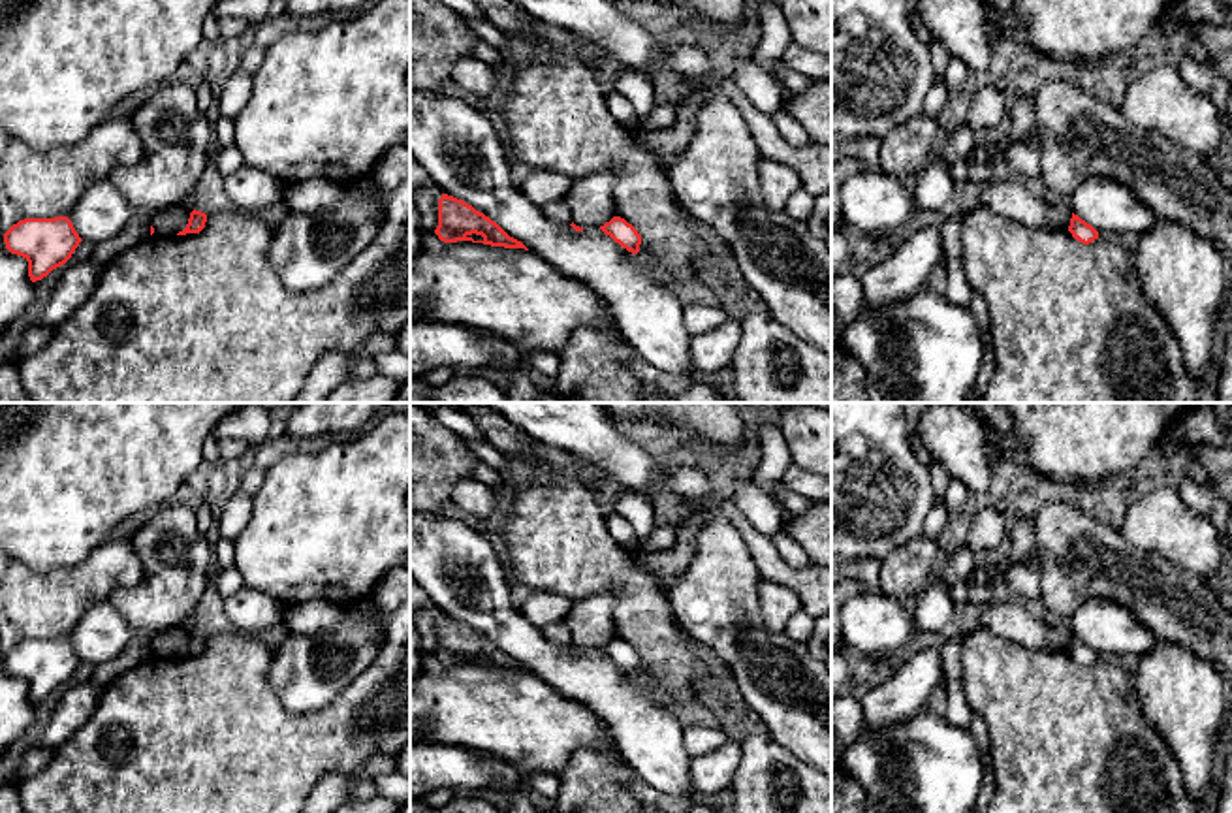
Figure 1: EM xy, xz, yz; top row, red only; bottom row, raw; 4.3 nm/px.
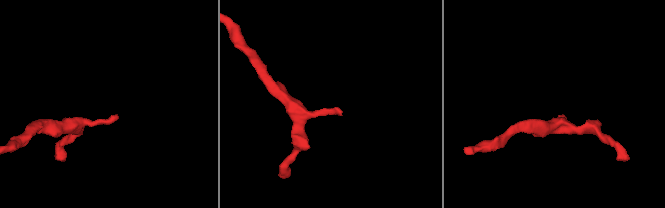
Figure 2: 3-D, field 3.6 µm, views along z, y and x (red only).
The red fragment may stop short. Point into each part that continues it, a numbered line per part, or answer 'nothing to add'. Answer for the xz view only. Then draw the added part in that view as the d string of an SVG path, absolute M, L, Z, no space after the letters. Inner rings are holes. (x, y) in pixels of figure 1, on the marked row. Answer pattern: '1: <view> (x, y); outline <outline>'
nothing to add

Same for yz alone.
nothing to add

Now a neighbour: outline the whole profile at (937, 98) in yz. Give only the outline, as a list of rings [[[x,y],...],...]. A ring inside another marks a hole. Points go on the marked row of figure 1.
[[[935,81],[925,96],[922,113],[927,117],[940,117],[948,105],[950,92],[944,81]]]

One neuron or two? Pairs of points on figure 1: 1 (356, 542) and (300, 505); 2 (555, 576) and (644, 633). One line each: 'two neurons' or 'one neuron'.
1: one neuron
2: one neuron

